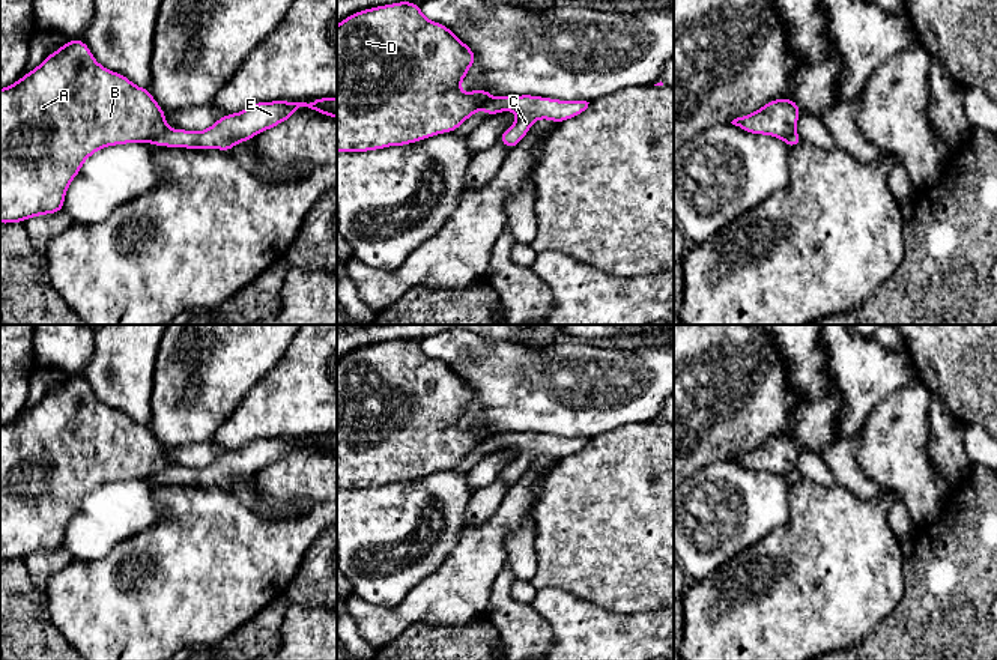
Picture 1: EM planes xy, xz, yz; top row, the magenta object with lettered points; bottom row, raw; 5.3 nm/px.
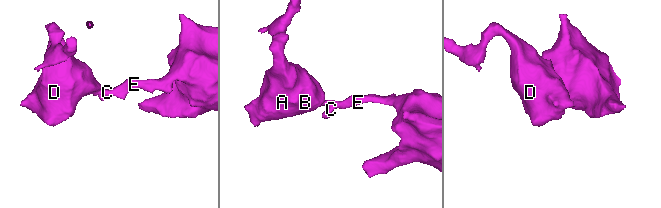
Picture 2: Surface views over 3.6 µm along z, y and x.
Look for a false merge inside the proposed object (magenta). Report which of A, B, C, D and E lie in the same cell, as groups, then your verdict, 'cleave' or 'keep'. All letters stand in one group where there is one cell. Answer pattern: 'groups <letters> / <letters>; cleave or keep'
groups A B D / C E; cleave

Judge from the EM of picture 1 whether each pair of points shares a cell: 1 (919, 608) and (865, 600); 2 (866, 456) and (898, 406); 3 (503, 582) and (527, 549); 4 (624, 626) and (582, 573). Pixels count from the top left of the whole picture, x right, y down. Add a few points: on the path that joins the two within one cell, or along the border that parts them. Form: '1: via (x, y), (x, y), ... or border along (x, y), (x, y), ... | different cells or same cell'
1: border along (904, 570), (904, 594), (901, 600), (872, 629) | different cells
2: via (878, 444), (889, 433), (889, 418) | same cell
3: border along (507, 564), (516, 578) | different cells
4: border along (581, 599), (618, 612), (650, 612) | different cells

